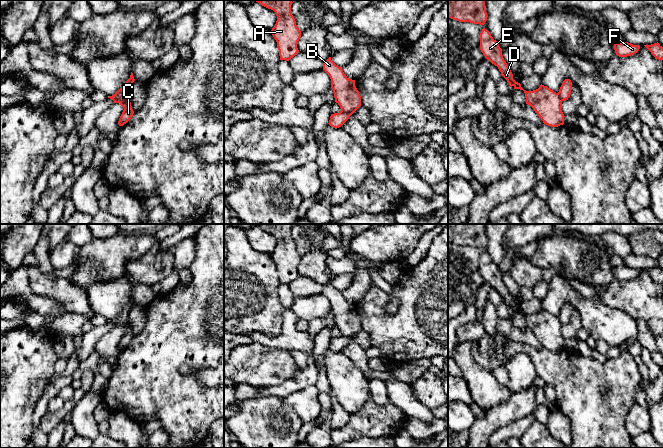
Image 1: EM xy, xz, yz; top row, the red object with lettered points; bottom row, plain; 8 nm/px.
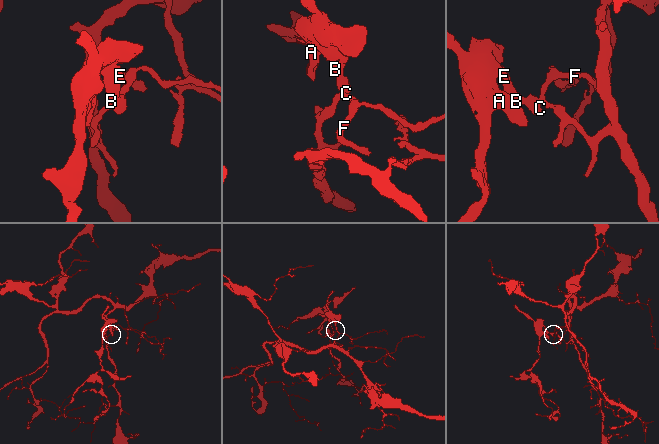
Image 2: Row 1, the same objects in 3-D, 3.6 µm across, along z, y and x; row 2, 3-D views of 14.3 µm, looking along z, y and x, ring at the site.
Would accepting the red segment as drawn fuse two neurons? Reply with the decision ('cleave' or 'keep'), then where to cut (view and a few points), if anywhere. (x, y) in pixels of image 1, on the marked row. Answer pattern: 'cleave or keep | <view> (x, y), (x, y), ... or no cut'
cleave | xz (341, 110), (351, 114)

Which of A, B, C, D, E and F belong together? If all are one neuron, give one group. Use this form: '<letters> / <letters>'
A B C D E / F

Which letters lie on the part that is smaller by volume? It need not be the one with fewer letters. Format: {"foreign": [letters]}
{"foreign": ["A", "B", "C", "D", "E"]}

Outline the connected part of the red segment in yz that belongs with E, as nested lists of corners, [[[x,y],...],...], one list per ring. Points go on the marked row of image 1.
[[[485,28],[480,33],[480,50],[486,59],[498,67],[510,87],[513,86],[514,89],[524,91],[526,104],[534,109],[544,124],[551,127],[558,127],[564,124],[565,116],[561,110],[562,100],[559,94],[542,84],[536,90],[524,90],[521,84],[513,79],[513,74],[503,58],[499,43],[493,39],[490,32]]]

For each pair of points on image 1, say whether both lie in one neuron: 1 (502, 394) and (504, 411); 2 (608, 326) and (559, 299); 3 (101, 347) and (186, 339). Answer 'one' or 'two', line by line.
1: two
2: one
3: two

